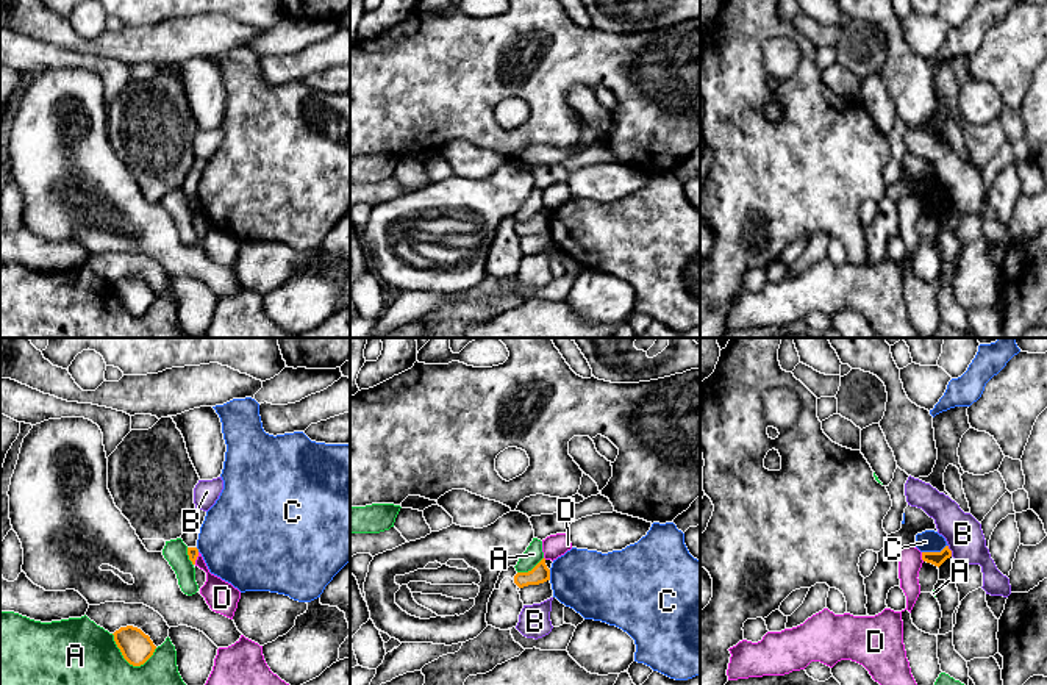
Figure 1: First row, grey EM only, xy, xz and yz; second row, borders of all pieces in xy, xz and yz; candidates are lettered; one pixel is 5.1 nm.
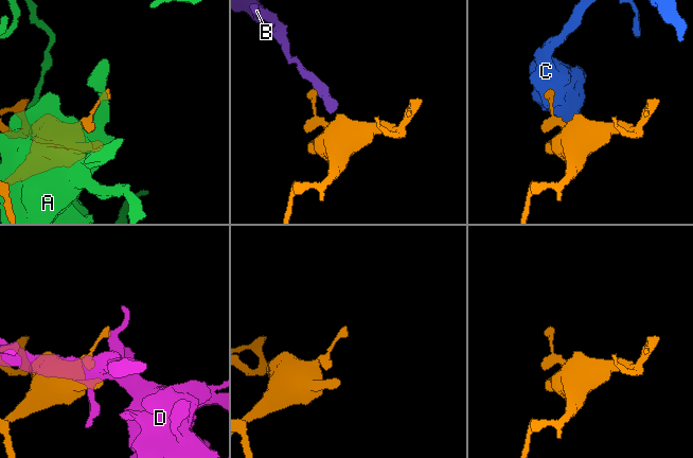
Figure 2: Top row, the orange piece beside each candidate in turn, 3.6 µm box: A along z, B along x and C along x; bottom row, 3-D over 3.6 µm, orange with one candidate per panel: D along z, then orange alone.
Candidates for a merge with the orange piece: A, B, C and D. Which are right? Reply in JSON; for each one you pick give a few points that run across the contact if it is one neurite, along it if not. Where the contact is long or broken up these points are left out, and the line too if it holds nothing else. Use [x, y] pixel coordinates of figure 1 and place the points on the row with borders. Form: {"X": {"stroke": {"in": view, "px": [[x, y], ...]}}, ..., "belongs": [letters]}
{"belongs": []}

